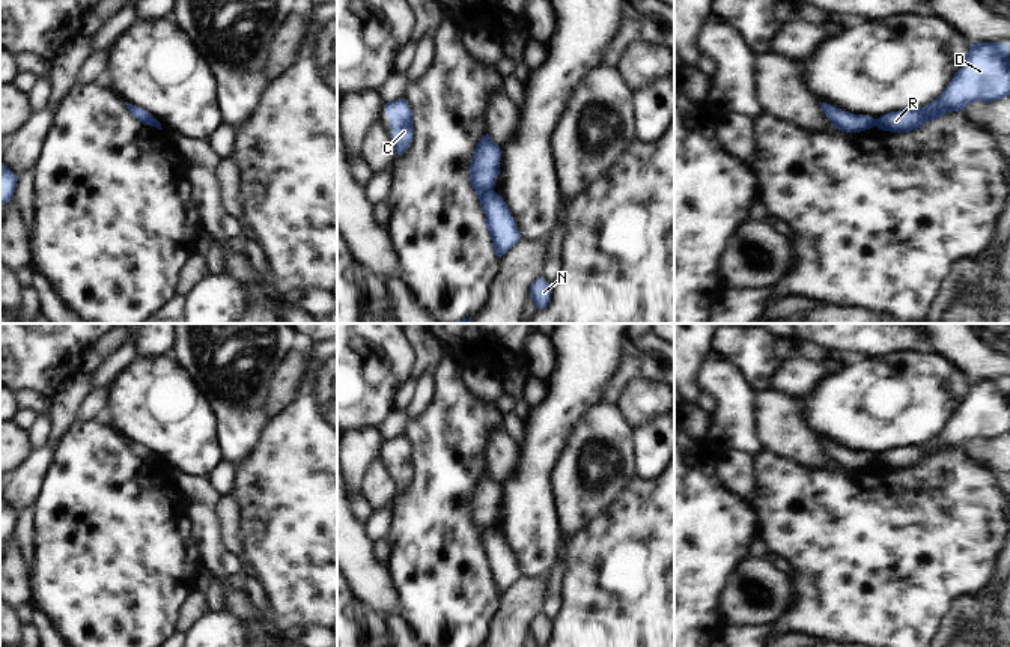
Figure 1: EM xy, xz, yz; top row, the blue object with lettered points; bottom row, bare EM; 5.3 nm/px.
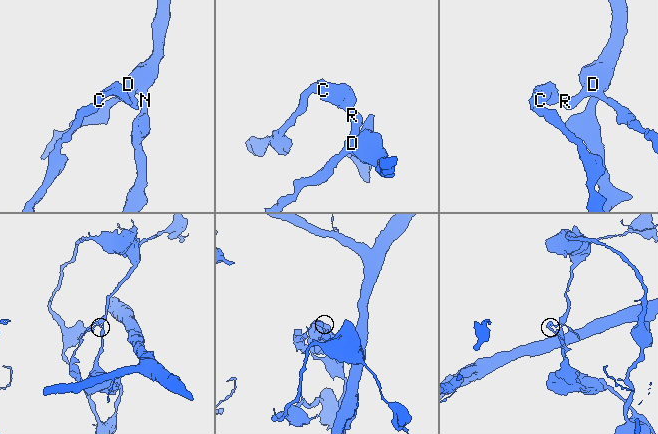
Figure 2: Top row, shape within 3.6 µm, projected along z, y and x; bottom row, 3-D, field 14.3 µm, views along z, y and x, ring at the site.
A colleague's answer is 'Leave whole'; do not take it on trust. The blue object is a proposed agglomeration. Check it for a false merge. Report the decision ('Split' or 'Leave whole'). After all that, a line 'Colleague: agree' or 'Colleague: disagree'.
Split.
Colleague: disagree

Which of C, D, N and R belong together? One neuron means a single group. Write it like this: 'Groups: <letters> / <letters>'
Groups: C / D N R.

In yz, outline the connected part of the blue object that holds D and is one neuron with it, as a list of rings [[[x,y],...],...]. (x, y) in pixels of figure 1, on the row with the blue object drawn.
[[[969,44],[963,66],[947,89],[921,108],[902,108],[878,119],[878,128],[891,132],[911,132],[950,111],[960,111],[975,101],[992,102],[1010,95],[1008,44]]]

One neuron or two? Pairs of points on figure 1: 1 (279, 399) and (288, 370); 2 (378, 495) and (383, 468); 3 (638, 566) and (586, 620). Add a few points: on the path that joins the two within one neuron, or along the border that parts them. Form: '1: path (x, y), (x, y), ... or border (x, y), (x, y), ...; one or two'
1: path (282, 391), (286, 378); one
2: path (378, 489), (378, 474); one
3: path (628, 580), (599, 608); one

